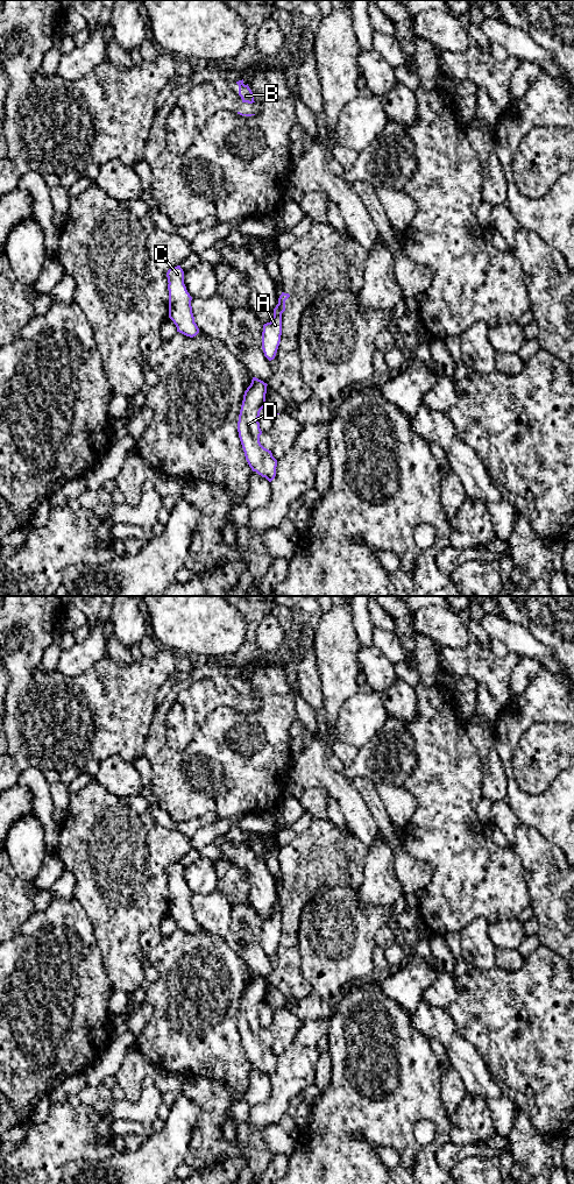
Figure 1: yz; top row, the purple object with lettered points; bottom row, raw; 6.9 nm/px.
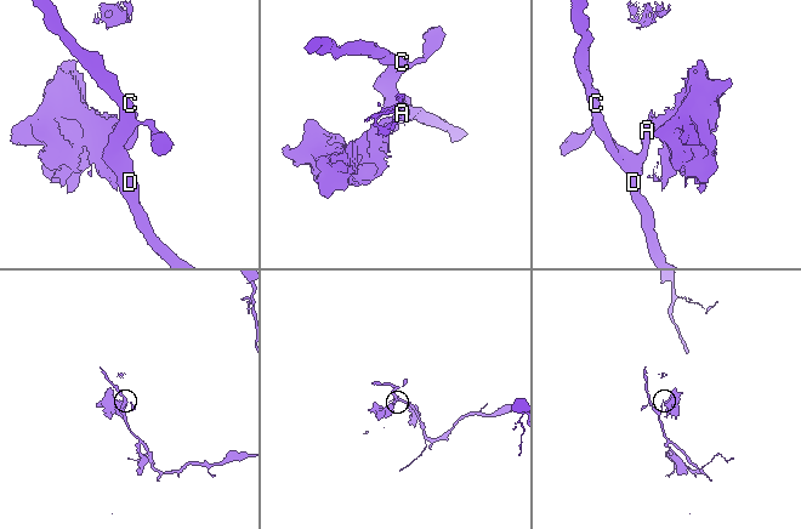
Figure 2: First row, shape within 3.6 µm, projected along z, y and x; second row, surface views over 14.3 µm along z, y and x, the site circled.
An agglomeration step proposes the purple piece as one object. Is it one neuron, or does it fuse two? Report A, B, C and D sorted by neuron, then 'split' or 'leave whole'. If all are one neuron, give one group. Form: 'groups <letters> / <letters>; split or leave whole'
groups A C D / B; split

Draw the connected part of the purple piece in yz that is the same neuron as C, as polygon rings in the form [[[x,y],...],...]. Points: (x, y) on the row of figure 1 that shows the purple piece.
[[[177,265],[168,270],[166,277],[169,283],[169,318],[176,325],[177,332],[193,338],[199,333],[199,328],[192,313],[192,297],[184,284],[184,271],[180,265]]]

